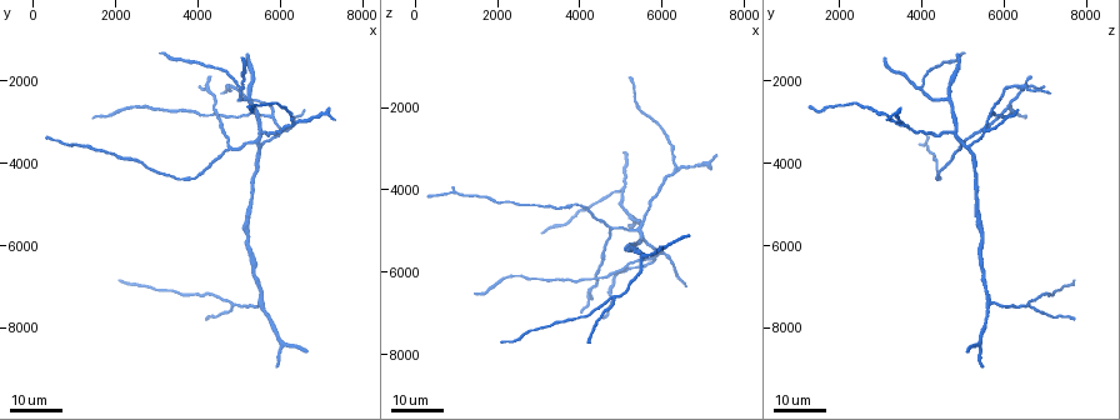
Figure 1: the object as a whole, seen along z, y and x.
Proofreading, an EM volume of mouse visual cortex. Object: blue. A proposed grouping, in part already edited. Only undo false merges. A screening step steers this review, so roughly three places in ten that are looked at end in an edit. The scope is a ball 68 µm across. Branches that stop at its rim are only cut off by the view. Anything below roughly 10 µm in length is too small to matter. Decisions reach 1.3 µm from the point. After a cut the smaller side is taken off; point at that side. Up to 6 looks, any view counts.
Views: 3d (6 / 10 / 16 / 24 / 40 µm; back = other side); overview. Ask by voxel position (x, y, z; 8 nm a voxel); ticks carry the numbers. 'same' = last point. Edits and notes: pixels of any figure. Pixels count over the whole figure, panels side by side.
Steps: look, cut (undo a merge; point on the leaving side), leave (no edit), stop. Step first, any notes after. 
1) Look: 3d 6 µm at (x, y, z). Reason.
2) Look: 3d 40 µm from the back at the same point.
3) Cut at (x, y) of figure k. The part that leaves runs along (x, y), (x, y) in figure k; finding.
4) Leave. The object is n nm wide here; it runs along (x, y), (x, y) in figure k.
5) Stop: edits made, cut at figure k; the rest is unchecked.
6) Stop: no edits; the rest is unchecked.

Look: 3d 24 µm at (5350, 3550, 4950). Three arms meet.

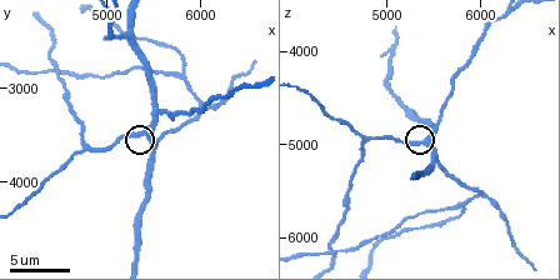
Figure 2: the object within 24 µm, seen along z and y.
Look: 3d 6 µm at (5350, 3450, 5000).

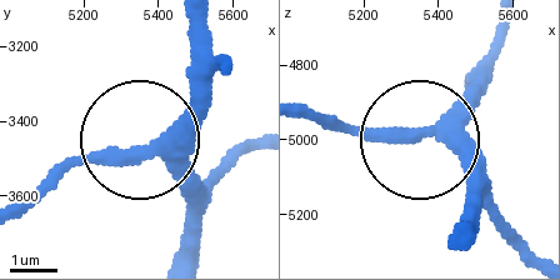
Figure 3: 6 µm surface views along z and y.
Leave. The object is 330 nm wide here; it runs along (174, 256), (189, 209), (150, 149), (209, 81) in figure 3; all the same cell.

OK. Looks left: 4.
Look: 3d 10 µm at (5800, 2850, 5650). Three-way junction.

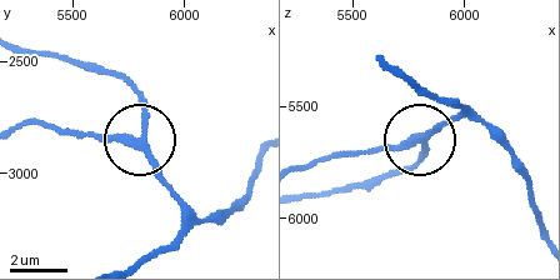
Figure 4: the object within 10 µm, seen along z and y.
Leave. All the same cell.

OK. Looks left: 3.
Look: 3d 6 µm at (4750, 3650, 4950). Three arms meet.

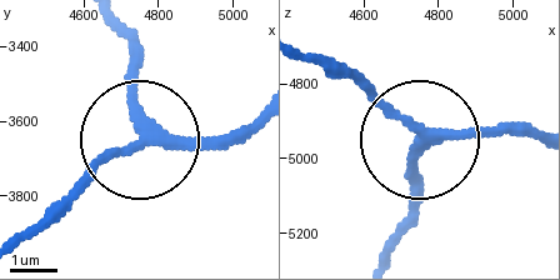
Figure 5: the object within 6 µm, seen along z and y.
Look: 3d 6 µm from the back at (4770, 3630, 4950).

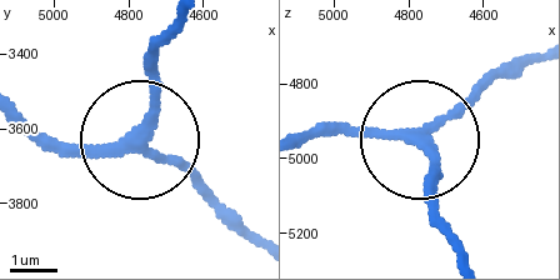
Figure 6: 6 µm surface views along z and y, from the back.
Leave. 3 arms meet here; it runs along (309, 140), (411, 140), (428, 160), (428, 224) in figure 6; all the same cell.

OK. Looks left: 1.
Stop: no edits; the rest is unchecked.

